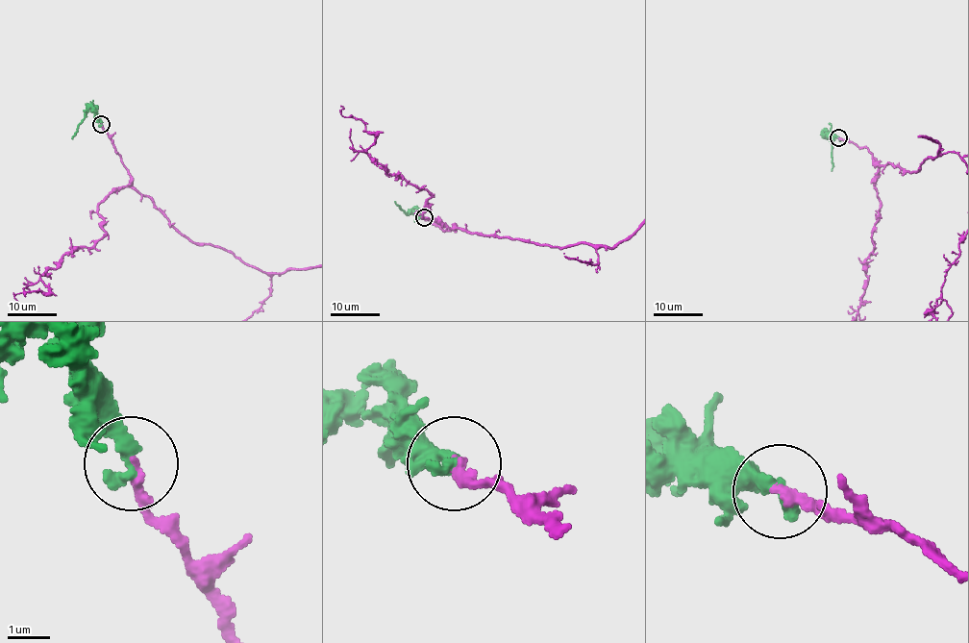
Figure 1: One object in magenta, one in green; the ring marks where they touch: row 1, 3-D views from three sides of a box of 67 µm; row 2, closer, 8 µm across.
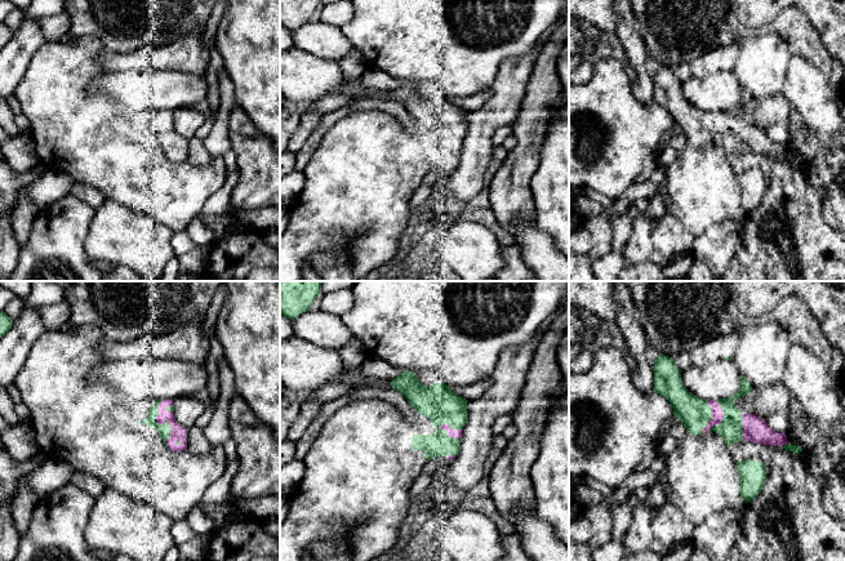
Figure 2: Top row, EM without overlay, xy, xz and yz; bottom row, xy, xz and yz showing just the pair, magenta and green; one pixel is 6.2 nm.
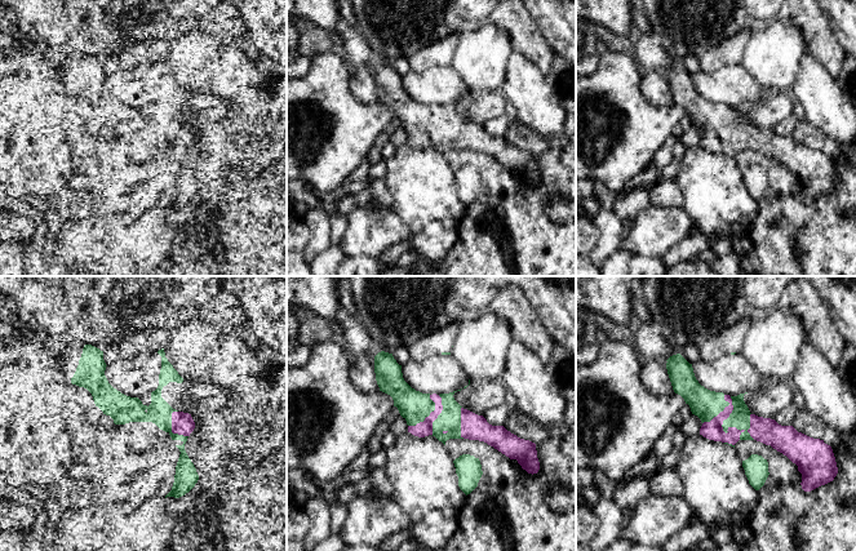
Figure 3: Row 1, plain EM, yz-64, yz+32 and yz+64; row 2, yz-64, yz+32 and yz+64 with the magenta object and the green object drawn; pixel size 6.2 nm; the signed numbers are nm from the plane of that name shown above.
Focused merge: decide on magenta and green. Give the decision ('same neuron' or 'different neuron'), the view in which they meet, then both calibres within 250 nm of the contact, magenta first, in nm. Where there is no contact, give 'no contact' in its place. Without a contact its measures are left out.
same neuron; contact in xy; calibres 100 and 80 nm

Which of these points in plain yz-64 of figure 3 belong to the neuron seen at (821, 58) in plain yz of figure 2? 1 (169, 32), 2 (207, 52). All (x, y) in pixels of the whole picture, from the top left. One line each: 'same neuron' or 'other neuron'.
1: same neuron
2: other neuron

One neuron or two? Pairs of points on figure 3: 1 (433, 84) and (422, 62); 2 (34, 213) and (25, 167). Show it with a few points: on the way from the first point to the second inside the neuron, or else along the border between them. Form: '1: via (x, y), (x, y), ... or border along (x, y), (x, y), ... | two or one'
1: border along (440, 63), (422, 71), (409, 71) | two
2: border along (20, 192), (27, 198) | two

